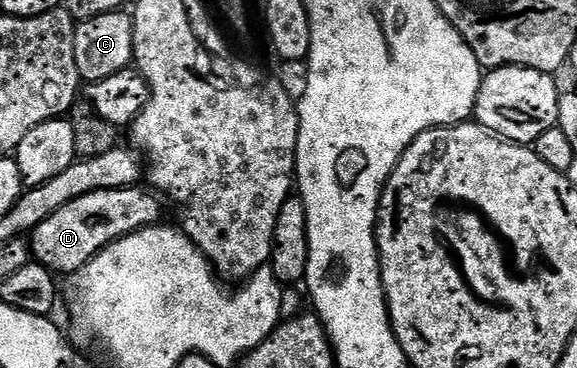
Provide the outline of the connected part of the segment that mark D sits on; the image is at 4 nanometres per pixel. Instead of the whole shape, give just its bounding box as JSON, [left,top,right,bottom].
[28,186,163,274]

